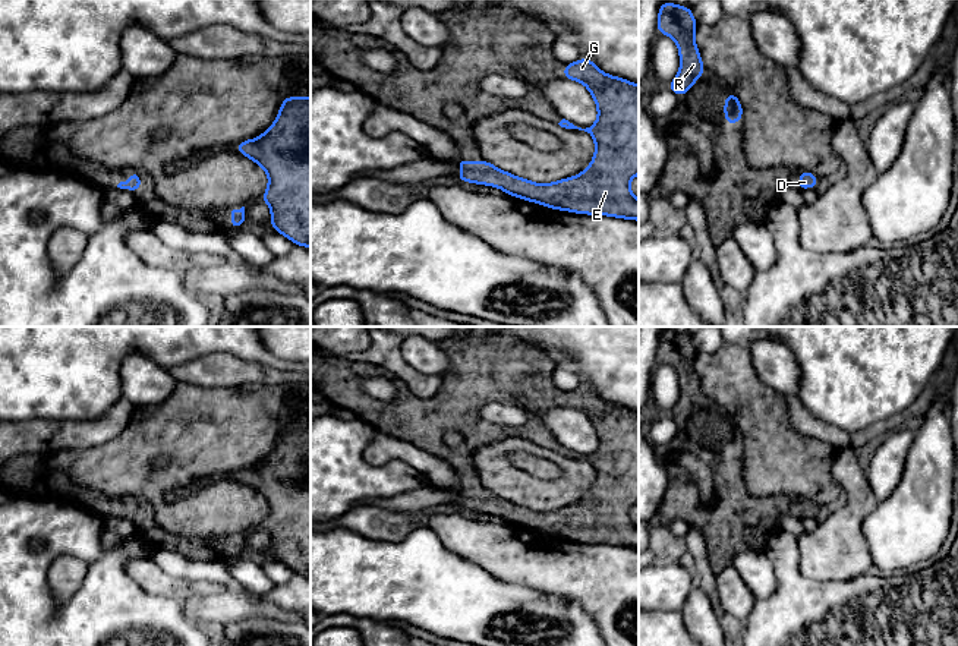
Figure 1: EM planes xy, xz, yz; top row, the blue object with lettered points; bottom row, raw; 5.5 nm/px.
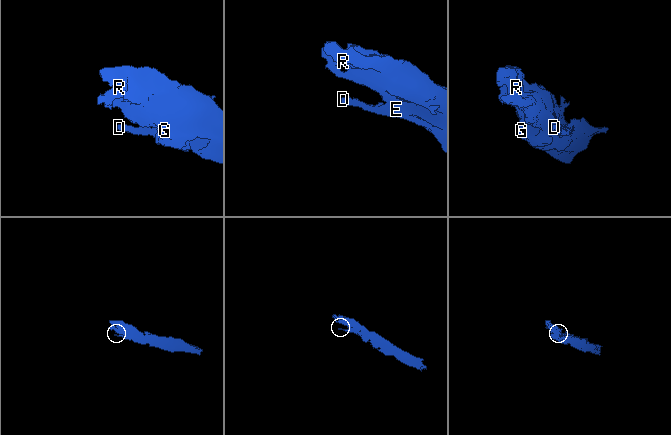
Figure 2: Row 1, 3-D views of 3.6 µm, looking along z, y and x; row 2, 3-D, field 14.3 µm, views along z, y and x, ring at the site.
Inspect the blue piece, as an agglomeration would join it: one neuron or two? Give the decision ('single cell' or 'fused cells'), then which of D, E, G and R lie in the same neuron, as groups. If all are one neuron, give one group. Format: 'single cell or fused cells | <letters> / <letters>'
single cell | D E G R

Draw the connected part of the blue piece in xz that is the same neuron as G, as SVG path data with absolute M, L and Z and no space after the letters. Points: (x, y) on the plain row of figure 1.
M584 384L576 391L564 391L562 406L582 410L598 435L598 448L586 457L577 456L565 447L558 451L565 457L584 458L595 467L595 483L582 501L543 513L517 505L486 488L472 492L464 485L458 485L456 491L461 500L456 507L500 516L505 523L536 530L551 538L639 549L639 527L630 519L631 507L639 502L639 413L599 398Z

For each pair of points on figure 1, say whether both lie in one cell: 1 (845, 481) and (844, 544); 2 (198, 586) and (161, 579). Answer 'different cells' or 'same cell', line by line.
1: same cell
2: same cell

